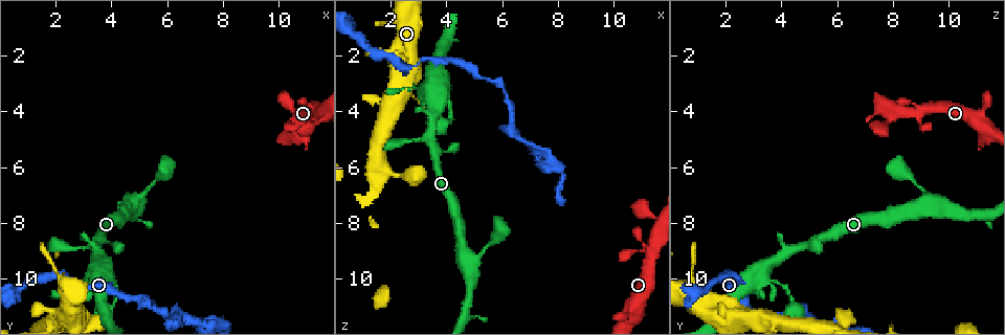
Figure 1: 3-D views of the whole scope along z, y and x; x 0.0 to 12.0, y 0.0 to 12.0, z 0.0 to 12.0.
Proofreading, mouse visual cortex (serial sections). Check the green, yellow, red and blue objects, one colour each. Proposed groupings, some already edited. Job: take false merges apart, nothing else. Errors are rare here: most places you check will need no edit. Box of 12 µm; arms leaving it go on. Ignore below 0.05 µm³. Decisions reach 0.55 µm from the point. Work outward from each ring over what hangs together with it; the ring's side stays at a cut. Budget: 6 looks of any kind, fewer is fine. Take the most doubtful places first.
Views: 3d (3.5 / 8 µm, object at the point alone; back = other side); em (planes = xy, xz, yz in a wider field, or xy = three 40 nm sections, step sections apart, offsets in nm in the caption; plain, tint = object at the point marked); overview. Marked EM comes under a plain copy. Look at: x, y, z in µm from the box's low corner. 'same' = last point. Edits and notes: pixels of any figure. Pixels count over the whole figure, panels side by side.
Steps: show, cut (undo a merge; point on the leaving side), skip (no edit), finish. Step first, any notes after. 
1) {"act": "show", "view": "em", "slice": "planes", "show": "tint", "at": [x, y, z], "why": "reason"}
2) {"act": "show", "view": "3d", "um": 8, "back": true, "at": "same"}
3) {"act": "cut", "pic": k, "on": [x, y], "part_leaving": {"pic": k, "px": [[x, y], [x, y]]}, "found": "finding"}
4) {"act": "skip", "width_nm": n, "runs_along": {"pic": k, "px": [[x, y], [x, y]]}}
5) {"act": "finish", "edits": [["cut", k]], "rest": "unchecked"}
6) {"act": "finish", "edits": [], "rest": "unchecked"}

{"act": "show", "view": "3d", "um": 8, "at": [6.4, 11.1, 4.5], "why": "abrupt turn"}

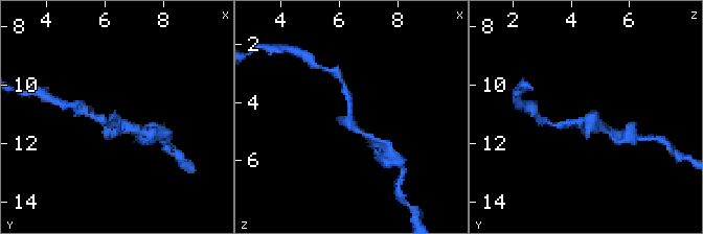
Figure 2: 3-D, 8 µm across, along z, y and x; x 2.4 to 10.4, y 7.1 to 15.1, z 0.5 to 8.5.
{"act": "show", "view": "em", "slice": "xy", "step": 3, "show": "tint", "at": [6.3, 11.1, 4.5], "why": "shape alone is not enough"}

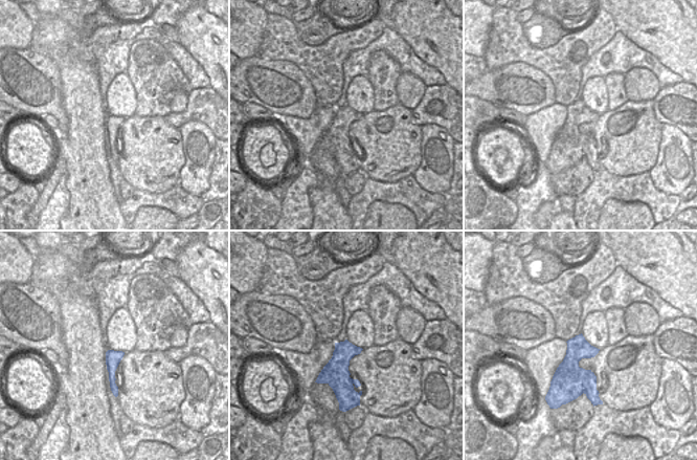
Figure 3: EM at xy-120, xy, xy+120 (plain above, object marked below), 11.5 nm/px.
{"act": "skip", "width_nm": 240, "runs_along": {"pic": 3, "px": [[110, 352], [112, 385], [115, 392]]}, "found": "continuous, no second cell"}

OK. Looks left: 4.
{"act": "show", "view": "3d", "um": 3.5, "at": [1.6, 11.1, 1.9], "why": "thin neck"}

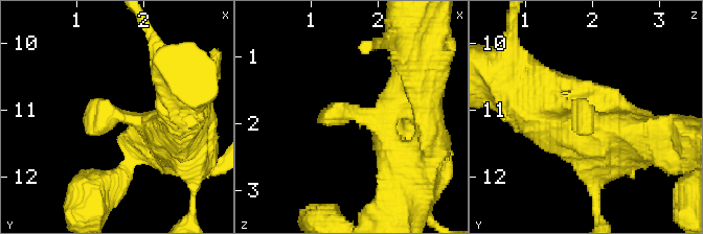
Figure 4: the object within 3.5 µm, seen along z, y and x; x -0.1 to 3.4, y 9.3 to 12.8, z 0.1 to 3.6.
{"act": "show", "view": "em", "slice": "xy", "step": 5, "show": "tint", "at": [1.65, 11.10, 1.90], "why": "need the tissue"}

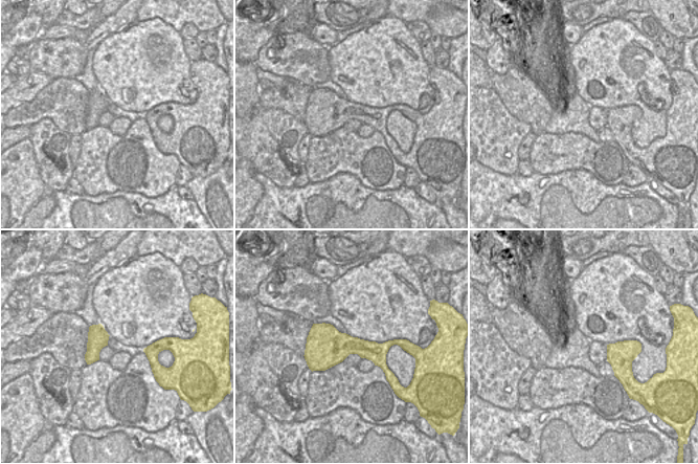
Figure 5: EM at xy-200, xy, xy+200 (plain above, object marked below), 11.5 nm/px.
{"act": "show", "view": "em", "slice": "xy", "step": 2, "show": "tint", "at": "same", "why": "cut it another way"}

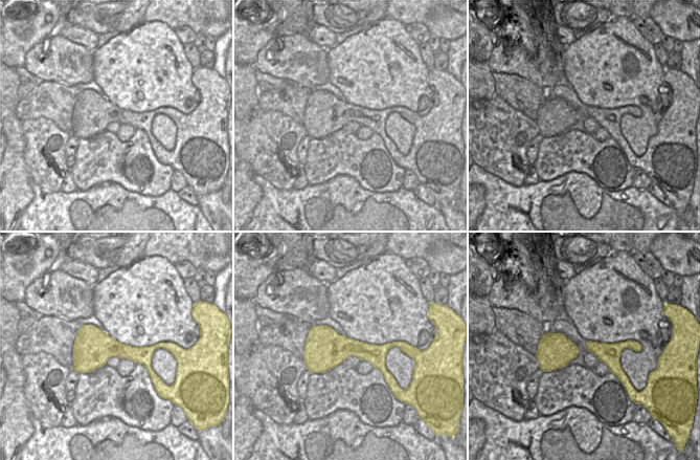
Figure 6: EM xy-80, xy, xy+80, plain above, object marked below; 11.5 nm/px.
{"act": "skip", "runs_along": {"pic": 4, "px": [[400, 157], [367, 117], [319, 122]]}, "found": "continuous, no second cell"}

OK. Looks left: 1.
{"act": "finish", "edits": [], "rest": "unchecked"}

